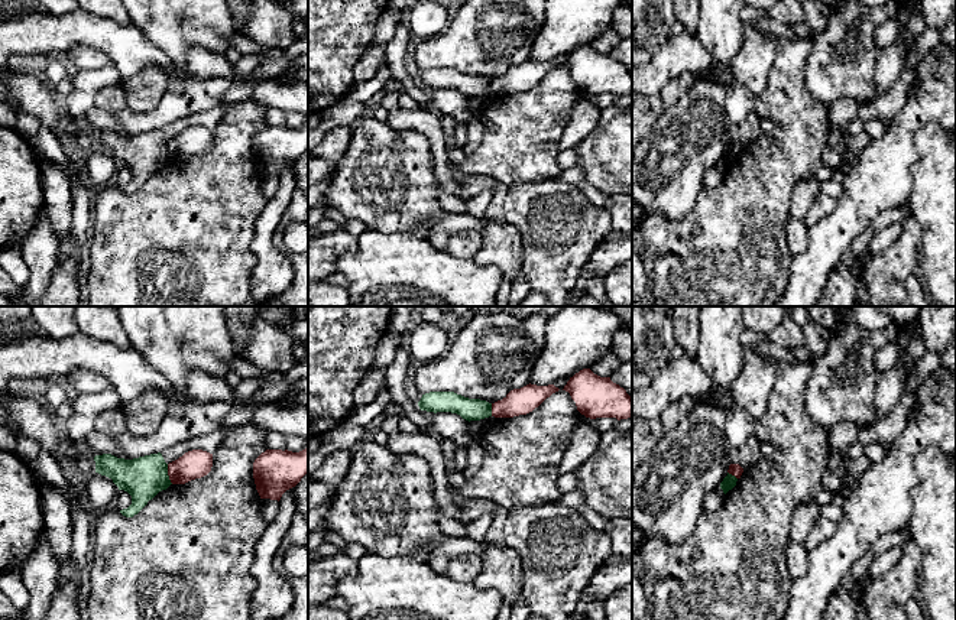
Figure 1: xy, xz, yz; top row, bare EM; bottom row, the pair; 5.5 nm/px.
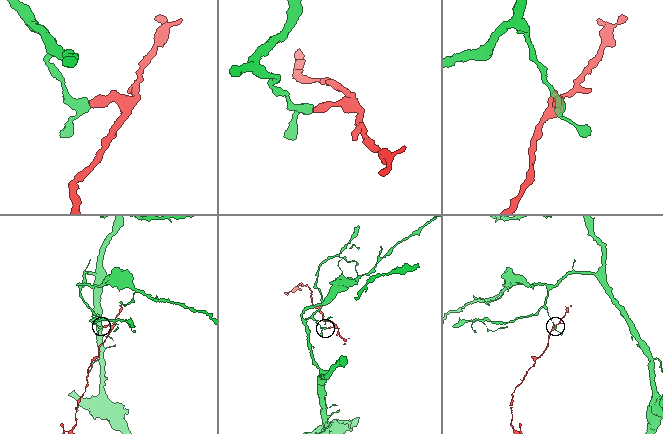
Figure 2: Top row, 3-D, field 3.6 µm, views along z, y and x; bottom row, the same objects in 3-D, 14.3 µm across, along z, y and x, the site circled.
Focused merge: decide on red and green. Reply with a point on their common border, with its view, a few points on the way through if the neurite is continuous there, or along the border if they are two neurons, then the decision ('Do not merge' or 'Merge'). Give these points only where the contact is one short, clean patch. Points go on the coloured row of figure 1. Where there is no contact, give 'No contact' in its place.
Touches red at xy (168, 474). Boundary: xy (167, 464), (167, 473), (172, 483). Do not merge

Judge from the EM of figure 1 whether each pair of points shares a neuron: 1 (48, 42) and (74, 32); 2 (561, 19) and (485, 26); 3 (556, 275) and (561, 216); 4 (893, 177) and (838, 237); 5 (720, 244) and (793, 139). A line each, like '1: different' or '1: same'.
1: same
2: different
3: same
4: same
5: same

